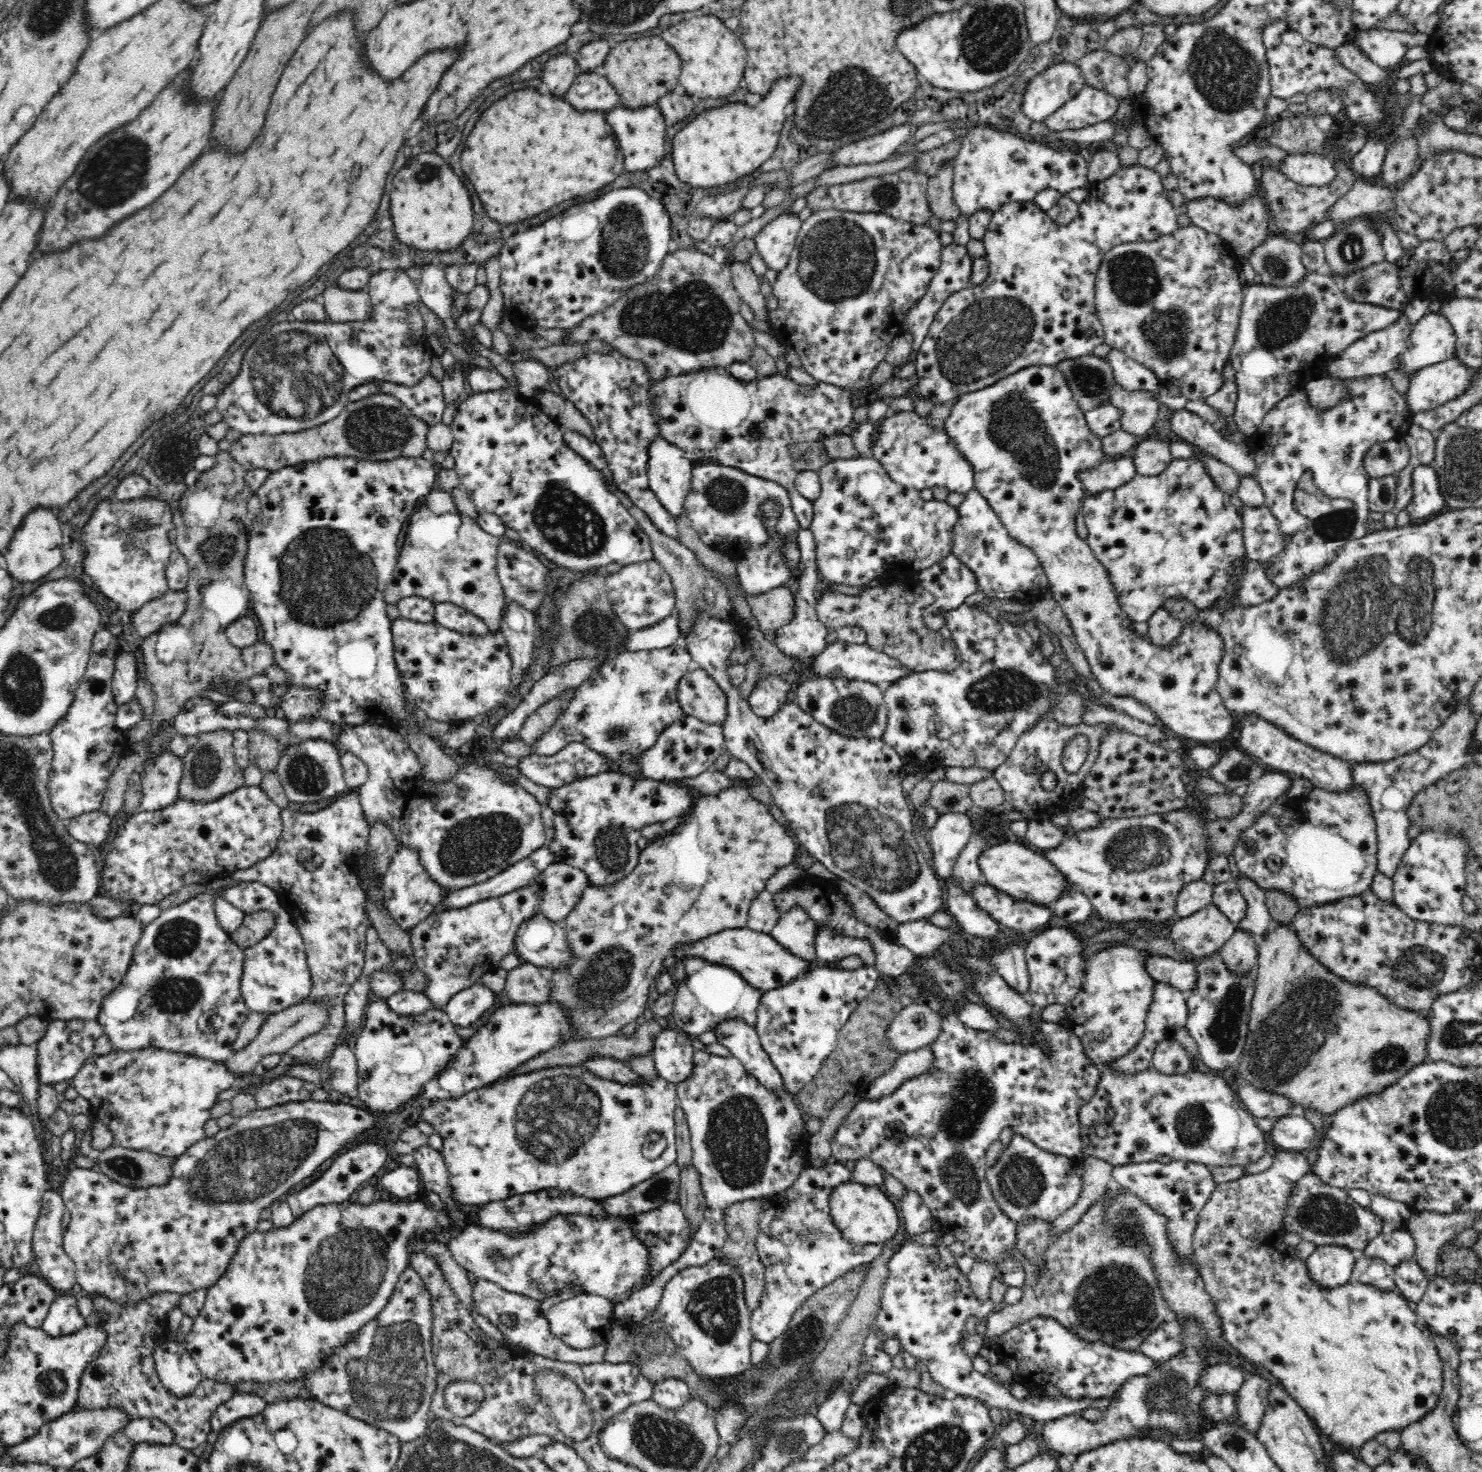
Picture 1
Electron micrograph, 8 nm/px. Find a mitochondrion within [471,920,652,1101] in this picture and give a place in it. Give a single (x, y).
(605, 978)

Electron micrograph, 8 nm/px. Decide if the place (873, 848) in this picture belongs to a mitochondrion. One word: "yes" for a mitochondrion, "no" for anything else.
yes

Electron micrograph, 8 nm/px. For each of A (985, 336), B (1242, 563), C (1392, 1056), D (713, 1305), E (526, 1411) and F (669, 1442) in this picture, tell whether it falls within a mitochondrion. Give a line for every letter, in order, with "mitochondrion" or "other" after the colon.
A: mitochondrion
B: other
C: mitochondrion
D: mitochondrion
E: mitochondrion
F: mitochondrion

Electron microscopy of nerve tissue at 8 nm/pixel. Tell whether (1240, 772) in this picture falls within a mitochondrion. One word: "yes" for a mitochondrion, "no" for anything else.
yes

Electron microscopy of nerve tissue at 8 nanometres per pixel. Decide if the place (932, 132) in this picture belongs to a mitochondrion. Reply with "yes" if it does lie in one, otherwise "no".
no

